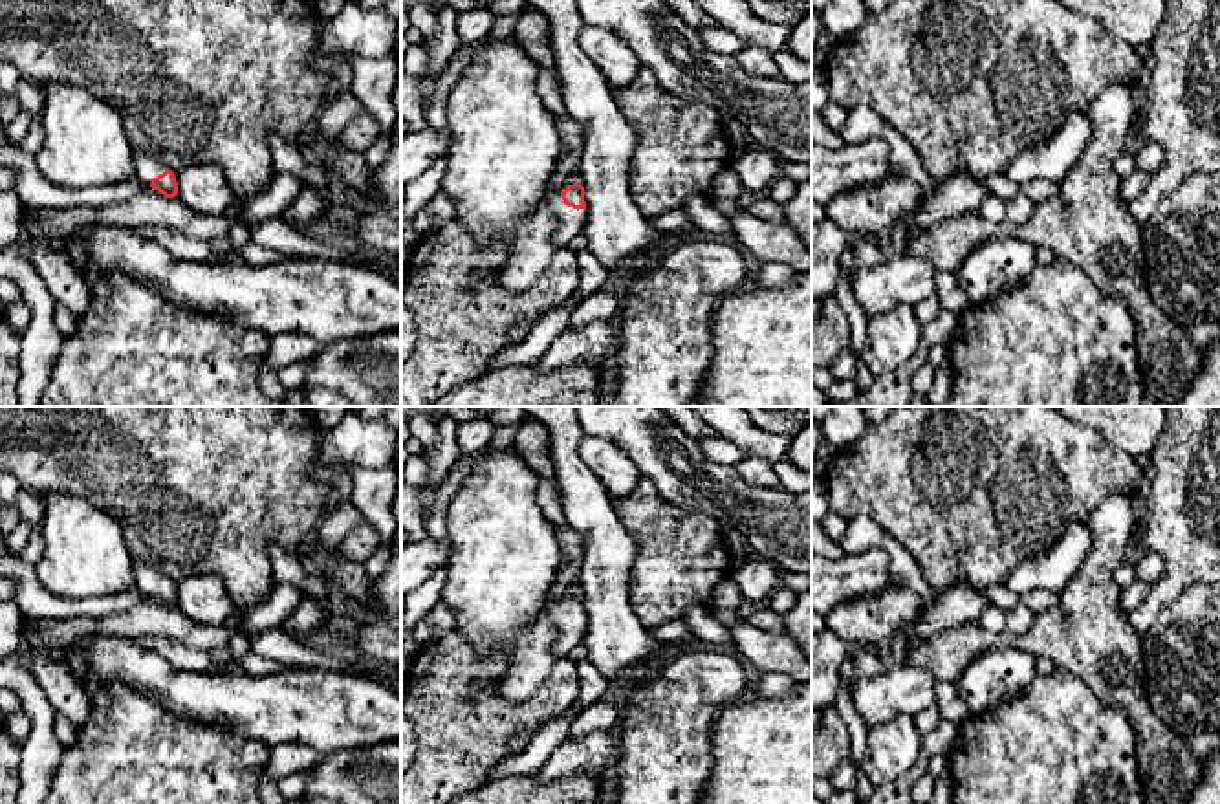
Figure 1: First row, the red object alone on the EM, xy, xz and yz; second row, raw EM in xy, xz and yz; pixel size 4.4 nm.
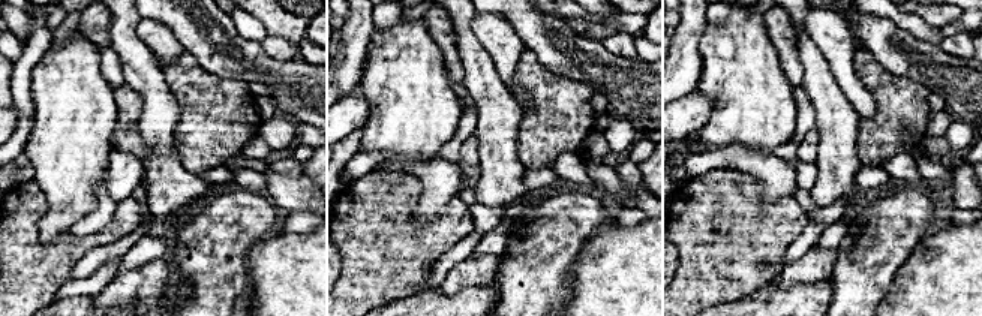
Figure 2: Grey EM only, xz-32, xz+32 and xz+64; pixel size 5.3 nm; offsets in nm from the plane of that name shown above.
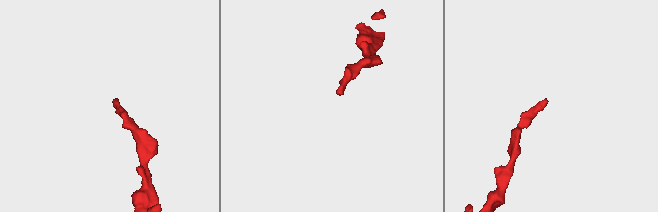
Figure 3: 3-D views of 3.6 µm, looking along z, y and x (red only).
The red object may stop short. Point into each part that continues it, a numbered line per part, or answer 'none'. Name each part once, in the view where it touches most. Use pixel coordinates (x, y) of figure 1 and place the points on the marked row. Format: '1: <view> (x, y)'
1: xz (570, 222)

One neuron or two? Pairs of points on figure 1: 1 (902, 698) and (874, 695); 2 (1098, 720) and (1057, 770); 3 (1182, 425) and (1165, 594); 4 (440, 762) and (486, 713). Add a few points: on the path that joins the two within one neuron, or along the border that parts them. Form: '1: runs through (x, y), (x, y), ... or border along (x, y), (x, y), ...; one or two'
1: runs through (894, 696), (882, 696); one
2: runs through (1085, 733), (1061, 757); one
3: runs through (1182, 467), (1178, 552); one
4: runs through (453, 749), (475, 726); one

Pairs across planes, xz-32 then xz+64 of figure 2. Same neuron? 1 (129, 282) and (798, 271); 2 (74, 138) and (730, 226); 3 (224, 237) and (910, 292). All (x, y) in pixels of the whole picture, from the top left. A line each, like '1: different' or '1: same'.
1: same
2: different
3: different

